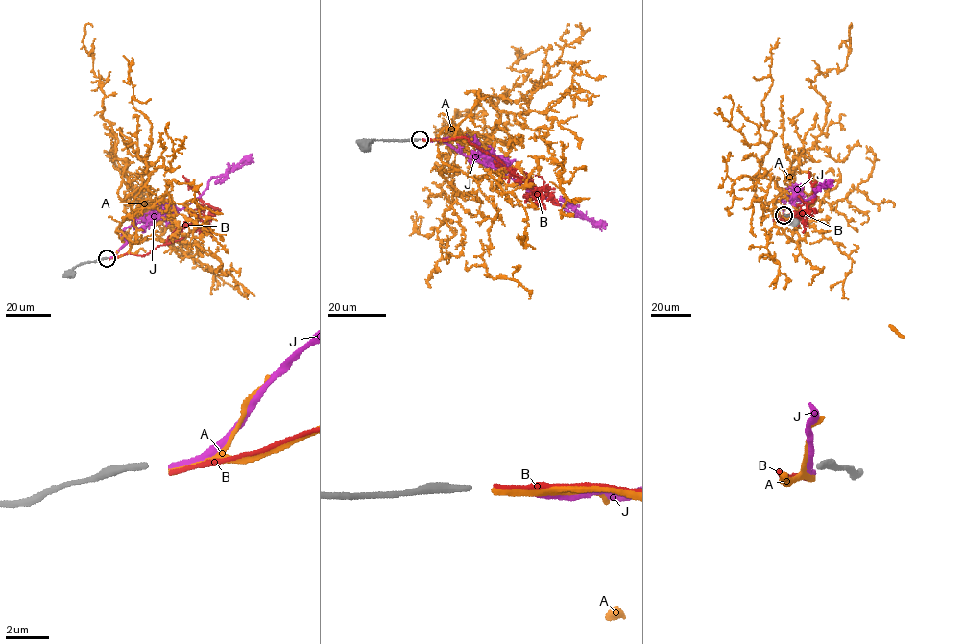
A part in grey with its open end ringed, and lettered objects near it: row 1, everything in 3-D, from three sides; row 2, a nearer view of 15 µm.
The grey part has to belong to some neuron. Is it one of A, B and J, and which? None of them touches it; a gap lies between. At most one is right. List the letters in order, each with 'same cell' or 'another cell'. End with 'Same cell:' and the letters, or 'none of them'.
A: another cell
B: another cell
J: same cell
Same cell: J

